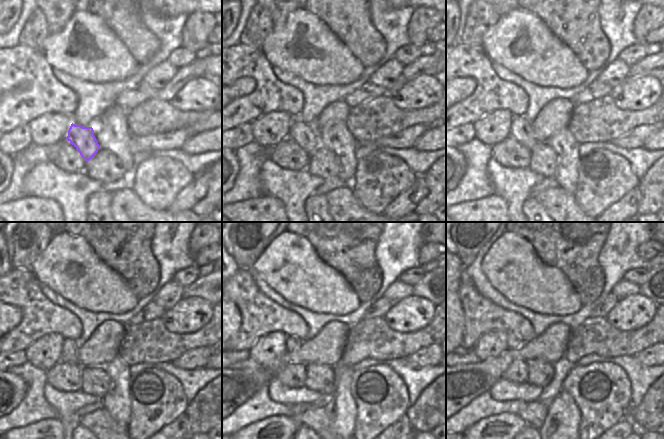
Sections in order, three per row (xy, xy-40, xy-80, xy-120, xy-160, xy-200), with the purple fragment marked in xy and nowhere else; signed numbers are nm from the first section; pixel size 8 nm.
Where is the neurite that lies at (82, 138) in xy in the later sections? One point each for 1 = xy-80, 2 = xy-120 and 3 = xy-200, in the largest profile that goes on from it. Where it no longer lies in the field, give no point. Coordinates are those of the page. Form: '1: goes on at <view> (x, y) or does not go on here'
1: goes on at xy-80 (521, 130)
2: goes on at xy-120 (70, 347)
3: goes on at xy-200 (515, 341)

